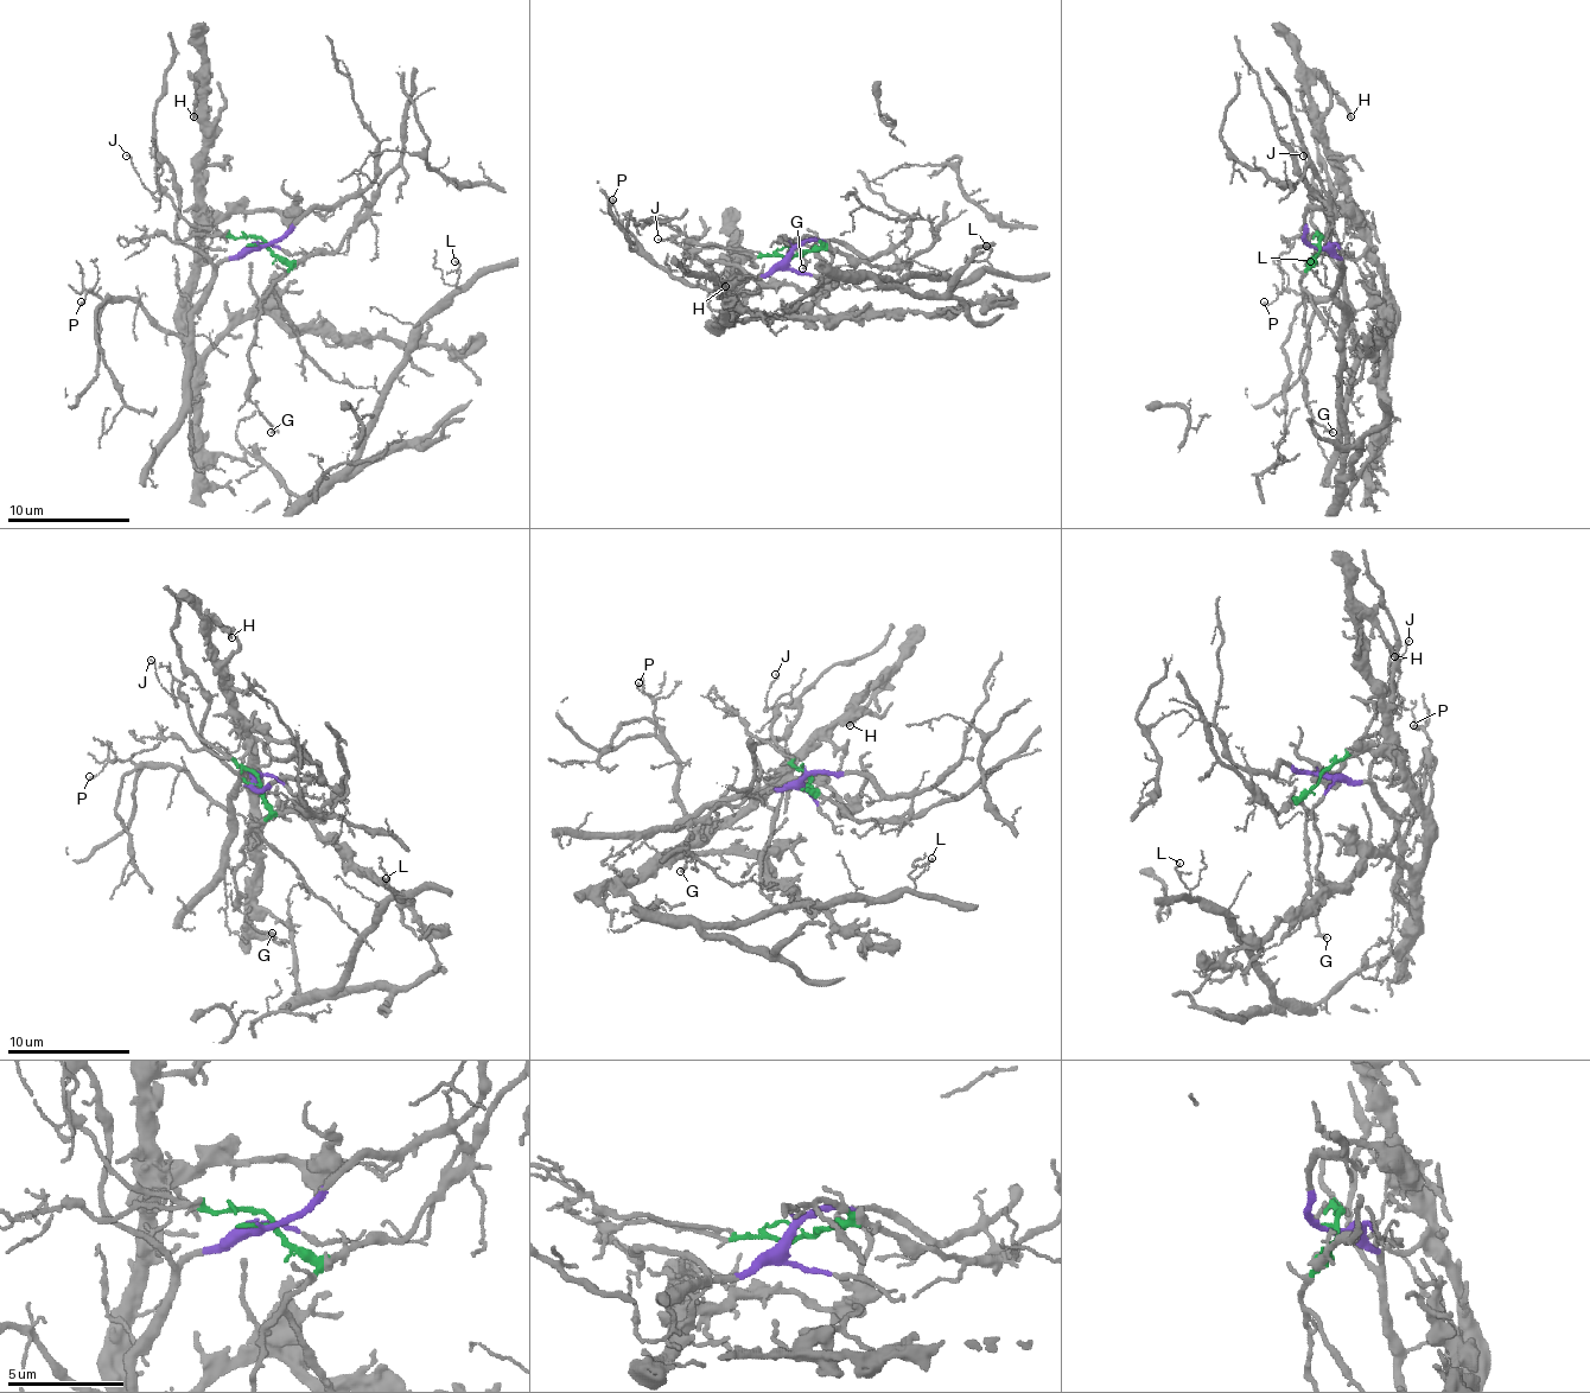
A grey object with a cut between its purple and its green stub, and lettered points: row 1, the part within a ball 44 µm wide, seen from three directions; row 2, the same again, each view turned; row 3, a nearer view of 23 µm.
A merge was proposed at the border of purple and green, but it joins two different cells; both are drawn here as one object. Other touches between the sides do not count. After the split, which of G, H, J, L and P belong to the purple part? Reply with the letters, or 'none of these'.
H, L, P

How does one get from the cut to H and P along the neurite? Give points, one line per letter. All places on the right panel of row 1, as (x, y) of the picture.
H: (1315, 246), (1340, 261), (1334, 252), (1346, 230), (1346, 172), (1327, 145), (1309, 87), (1321, 81), (1352, 118)
P: (1315, 246), (1342, 265), (1355, 338), (1352, 325), (1330, 298), (1282, 292), (1269, 304), (1263, 301)

